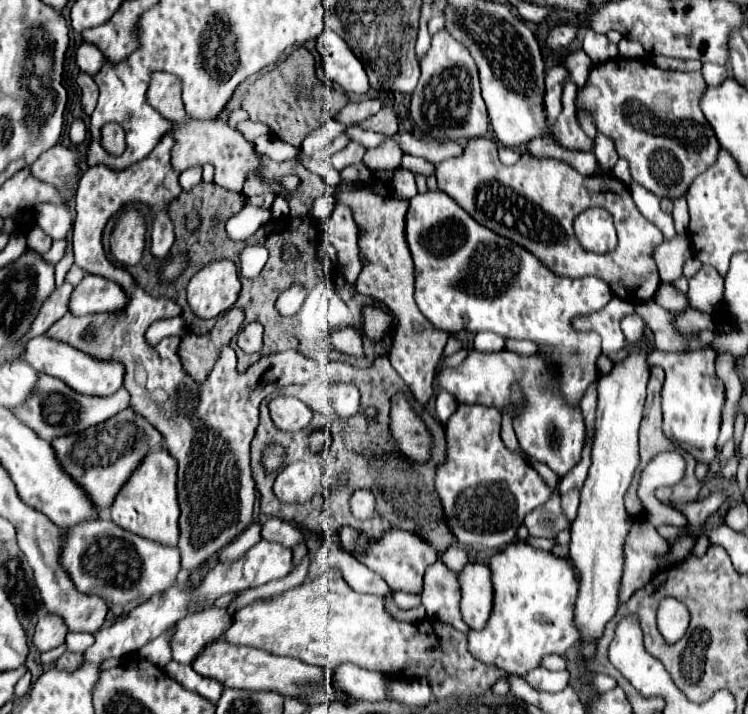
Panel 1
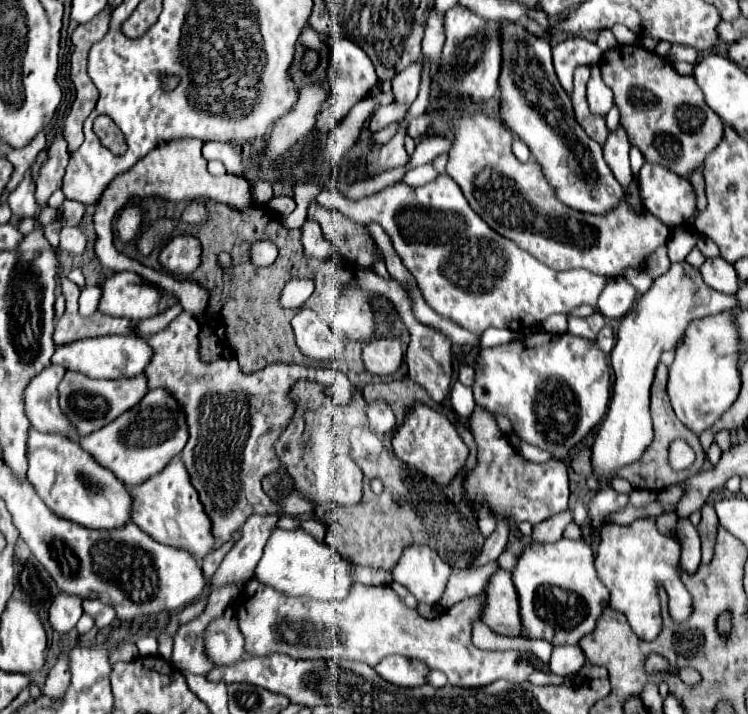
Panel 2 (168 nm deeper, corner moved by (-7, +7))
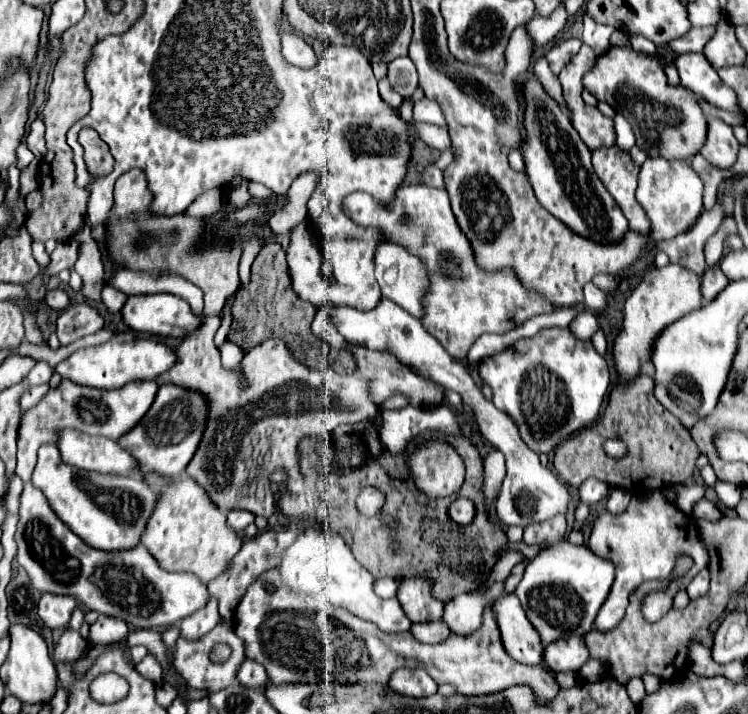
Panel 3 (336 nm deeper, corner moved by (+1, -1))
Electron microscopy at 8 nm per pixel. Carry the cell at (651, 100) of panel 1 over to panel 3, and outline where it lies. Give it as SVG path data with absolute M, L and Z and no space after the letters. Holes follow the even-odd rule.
M609 46L609 50L603 52L603 56L597 58L595 66L585 74L583 86L597 100L611 104L619 114L627 118L627 122L631 122L637 146L641 146L649 156L663 156L667 160L689 160L701 150L707 134L707 122L695 102L695 94L679 86L677 110L677 88L667 84L657 56L635 52L631 46Z

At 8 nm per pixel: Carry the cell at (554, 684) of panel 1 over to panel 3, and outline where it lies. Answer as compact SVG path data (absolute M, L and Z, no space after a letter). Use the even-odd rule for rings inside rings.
M559 638L545 648L545 664L553 672L579 670L587 662L589 650L585 638Z

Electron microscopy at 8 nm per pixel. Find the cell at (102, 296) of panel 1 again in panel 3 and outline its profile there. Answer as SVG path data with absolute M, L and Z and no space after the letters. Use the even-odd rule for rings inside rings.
M147 294L147 296L129 296L123 310L123 320L127 326L131 326L137 332L149 332L159 336L171 336L171 338L185 338L193 330L197 330L203 322L203 316L193 314L191 306L175 296L175 294Z

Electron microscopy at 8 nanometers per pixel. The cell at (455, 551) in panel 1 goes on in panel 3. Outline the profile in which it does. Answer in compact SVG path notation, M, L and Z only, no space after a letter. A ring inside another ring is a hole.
M493 450L487 454L485 462L485 496L487 496L487 506L491 506L493 498L499 494L499 486L505 478L505 458L499 450Z

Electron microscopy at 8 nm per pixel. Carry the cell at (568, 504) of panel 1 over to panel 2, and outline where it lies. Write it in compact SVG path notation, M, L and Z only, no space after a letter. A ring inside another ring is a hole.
M567 510L567 512L561 512L561 514L555 514L553 518L547 518L545 522L537 524L533 528L533 540L537 542L553 542L553 540L559 540L565 526L573 520L573 512Z

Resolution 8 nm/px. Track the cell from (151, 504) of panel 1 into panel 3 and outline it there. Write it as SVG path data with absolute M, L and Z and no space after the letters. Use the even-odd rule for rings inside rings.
M179 478L165 488L161 486L159 502L147 522L141 544L155 556L161 568L197 574L207 584L229 568L233 556L243 546L243 538L227 526L225 514L219 512L193 478Z

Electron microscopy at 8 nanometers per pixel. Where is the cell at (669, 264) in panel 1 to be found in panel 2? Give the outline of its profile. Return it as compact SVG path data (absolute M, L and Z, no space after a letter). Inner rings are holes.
M679 226L677 230L673 230L673 234L667 240L667 256L671 262L681 262L685 260L685 256L695 248L698 241L698 234L693 232L687 226Z

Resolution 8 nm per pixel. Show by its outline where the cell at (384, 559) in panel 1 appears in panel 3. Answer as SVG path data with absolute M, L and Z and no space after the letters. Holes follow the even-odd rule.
M425 578L403 580L397 598L411 622L443 620L443 602L431 596L431 586Z

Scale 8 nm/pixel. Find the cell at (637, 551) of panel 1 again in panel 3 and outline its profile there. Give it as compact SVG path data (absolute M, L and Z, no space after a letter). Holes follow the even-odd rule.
M657 490L643 494L643 496L633 496L623 514L613 516L613 514L605 512L603 516L599 516L593 524L589 548L597 556L609 558L615 564L613 588L595 618L595 630L601 630L601 632L611 630L613 626L617 626L617 622L621 622L625 608L627 608L629 594L635 590L635 586L639 586L645 580L667 580L671 576L675 558L679 554L689 554L695 560L695 564L683 578L675 580L665 590L651 592L643 598L643 618L647 618L647 622L655 622L655 620L663 618L671 610L673 596L679 590L686 589L695 574L701 572L703 568L707 568L707 562L709 562L707 546L703 544L703 540L699 536L695 518L689 514L681 514L681 510L677 510L675 504L665 500L665 496Z

